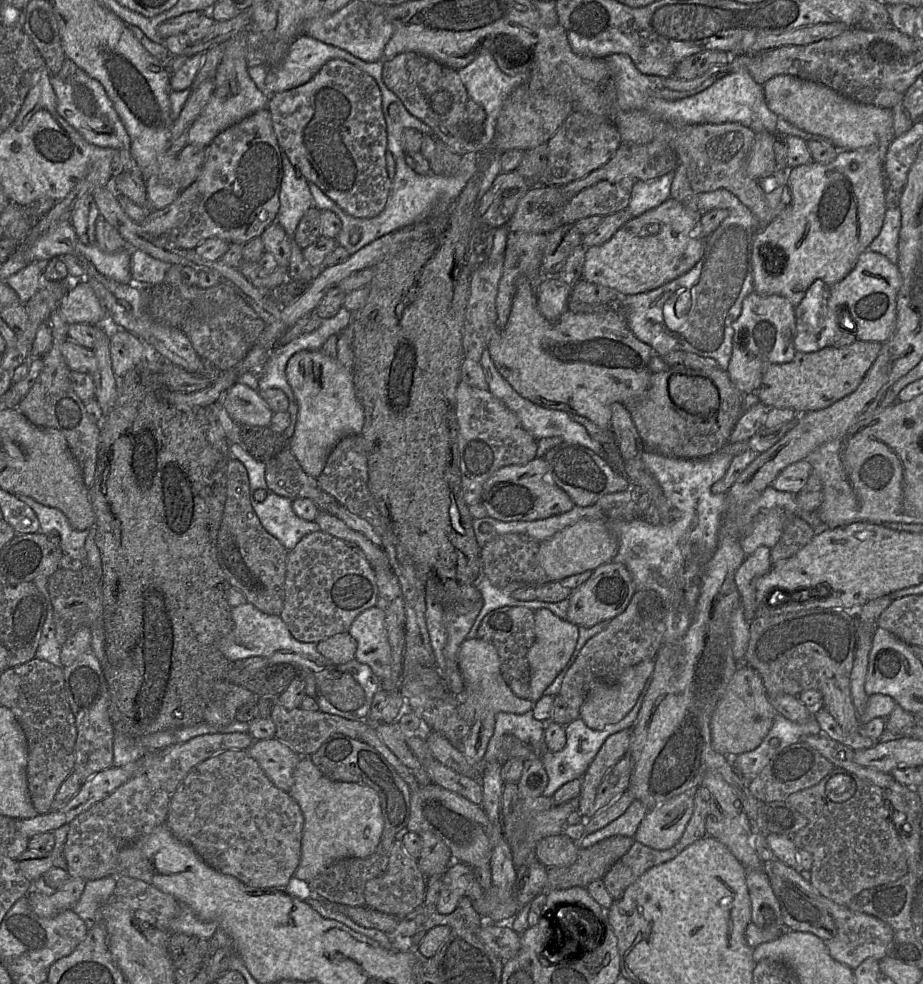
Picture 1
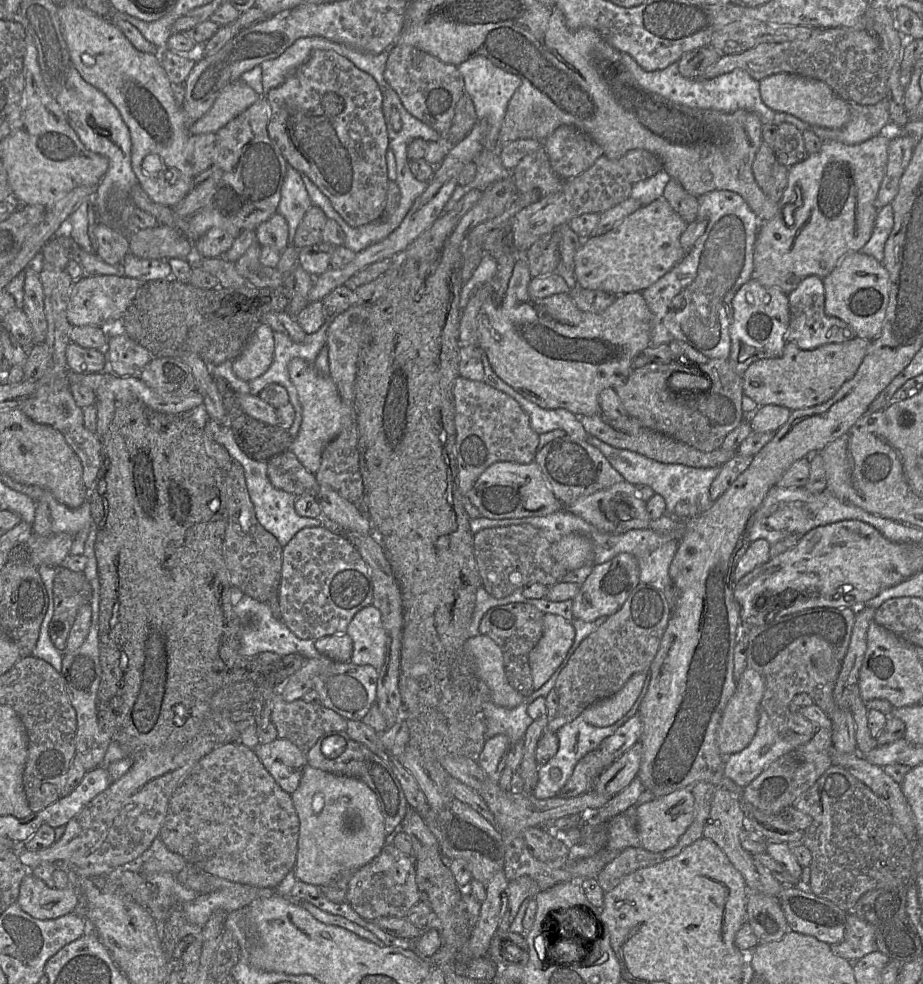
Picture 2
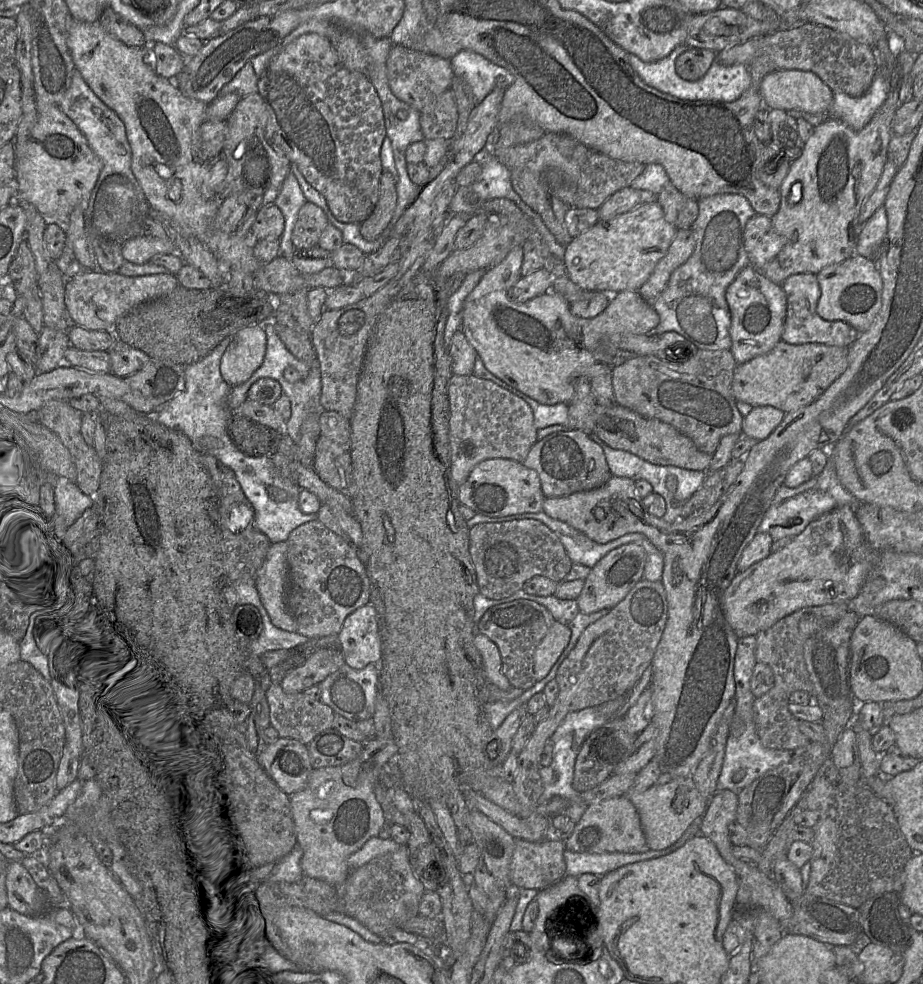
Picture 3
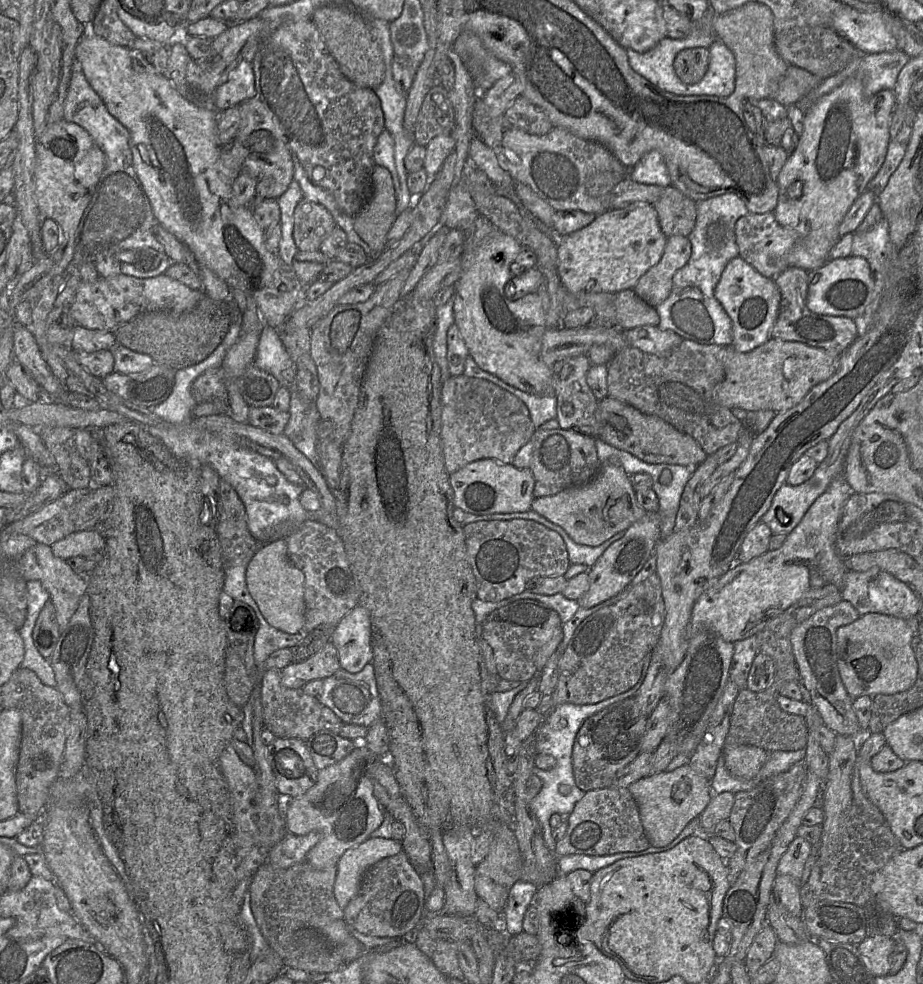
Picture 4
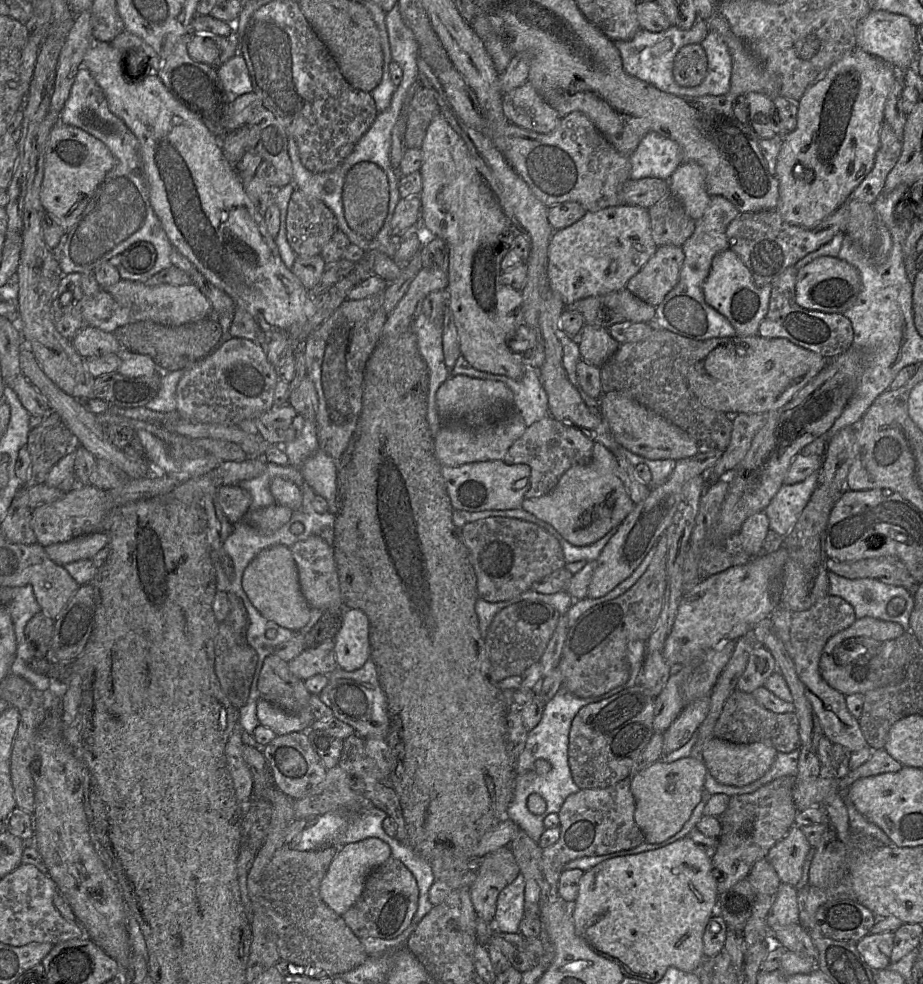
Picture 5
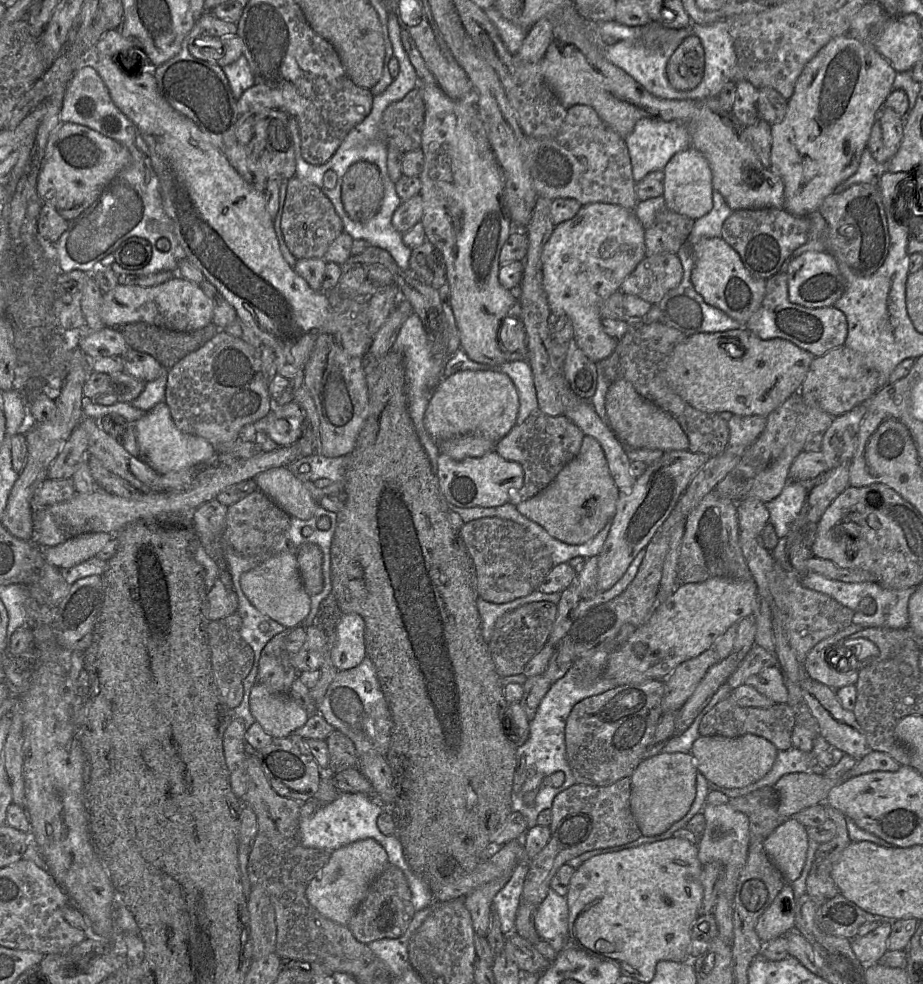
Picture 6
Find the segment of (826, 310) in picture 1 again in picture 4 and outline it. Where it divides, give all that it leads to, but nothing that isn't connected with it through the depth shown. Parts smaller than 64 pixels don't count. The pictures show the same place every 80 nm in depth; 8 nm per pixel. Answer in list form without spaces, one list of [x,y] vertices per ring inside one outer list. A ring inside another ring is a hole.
[[[788,267],[774,278],[780,291],[780,306],[777,319],[771,330],[771,338],[822,348],[838,357],[857,339],[857,329],[853,319],[840,316],[816,314],[807,307],[808,272],[798,267]]]

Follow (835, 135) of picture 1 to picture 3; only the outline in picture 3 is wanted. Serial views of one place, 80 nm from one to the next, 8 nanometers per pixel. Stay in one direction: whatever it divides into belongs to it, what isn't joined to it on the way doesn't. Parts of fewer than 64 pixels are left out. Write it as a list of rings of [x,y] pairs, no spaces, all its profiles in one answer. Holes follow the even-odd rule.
[[[777,70],[769,73],[761,81],[760,94],[762,97],[762,102],[767,109],[781,109],[785,111],[797,110],[812,114],[827,113],[831,116],[830,110],[834,101],[834,93],[824,81],[810,71]]]

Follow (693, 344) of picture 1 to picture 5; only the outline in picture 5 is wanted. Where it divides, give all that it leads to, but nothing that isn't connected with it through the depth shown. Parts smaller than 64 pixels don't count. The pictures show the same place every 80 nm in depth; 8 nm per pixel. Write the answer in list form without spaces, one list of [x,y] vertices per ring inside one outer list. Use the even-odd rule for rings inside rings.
[[[710,196],[708,208],[701,218],[695,220],[694,232],[681,246],[684,252],[684,262],[678,283],[662,302],[655,306],[654,328],[669,330],[675,334],[700,341],[736,335],[729,320],[706,303],[703,283],[709,274],[714,256],[730,248],[726,229],[739,213],[736,207],[725,197]]]

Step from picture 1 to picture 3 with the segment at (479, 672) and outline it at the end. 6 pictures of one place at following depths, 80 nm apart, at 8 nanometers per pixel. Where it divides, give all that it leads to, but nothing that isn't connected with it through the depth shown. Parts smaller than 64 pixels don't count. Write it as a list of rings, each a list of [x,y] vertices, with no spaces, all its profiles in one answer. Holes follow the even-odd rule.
[[[476,632],[474,644],[479,651],[487,680],[502,690],[511,688],[511,684],[502,672],[501,655],[497,645],[487,636]]]

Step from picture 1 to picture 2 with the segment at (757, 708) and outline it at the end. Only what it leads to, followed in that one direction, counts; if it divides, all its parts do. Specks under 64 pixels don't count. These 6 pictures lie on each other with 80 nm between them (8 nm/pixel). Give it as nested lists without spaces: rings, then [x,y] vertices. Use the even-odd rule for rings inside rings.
[[[747,667],[737,681],[736,690],[722,713],[718,727],[717,744],[724,756],[742,751],[752,741],[757,731],[764,692],[765,681],[763,676],[758,671]]]

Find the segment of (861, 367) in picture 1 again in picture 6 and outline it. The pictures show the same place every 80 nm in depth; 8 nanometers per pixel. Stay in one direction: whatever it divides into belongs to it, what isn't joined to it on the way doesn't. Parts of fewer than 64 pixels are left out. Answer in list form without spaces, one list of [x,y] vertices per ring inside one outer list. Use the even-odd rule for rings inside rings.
[[[744,327],[698,333],[687,336],[673,349],[666,363],[666,380],[699,411],[766,417],[798,391],[814,358],[787,340],[762,340]]]

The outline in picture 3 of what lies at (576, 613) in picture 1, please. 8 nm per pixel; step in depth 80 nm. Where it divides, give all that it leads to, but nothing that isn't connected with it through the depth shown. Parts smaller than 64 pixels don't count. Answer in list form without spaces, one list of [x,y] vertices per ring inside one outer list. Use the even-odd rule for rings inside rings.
[[[636,543],[622,545],[608,552],[591,568],[591,572],[585,580],[584,588],[576,599],[579,611],[584,614],[592,614],[616,606],[635,584],[643,579],[646,559],[645,549]]]

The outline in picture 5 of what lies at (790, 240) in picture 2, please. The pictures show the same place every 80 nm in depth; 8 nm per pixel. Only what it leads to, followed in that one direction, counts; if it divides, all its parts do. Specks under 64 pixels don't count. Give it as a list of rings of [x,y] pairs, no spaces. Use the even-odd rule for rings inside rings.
[[[856,47],[807,88],[797,102],[797,126],[782,136],[777,156],[775,177],[779,182],[779,198],[775,210],[784,221],[813,228],[850,199],[851,193],[874,166],[876,153],[880,149],[884,107],[895,81],[893,65]]]

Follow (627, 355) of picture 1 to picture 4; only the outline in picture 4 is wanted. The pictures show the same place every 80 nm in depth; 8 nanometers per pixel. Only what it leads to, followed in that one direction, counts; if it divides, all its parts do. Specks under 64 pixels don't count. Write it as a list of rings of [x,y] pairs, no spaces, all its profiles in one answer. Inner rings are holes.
[[[464,177],[449,192],[447,202],[440,219],[440,225],[457,229],[464,233],[465,242],[461,258],[462,271],[454,284],[454,317],[460,336],[469,351],[469,356],[484,371],[495,375],[507,384],[536,396],[554,396],[551,369],[540,358],[542,337],[546,332],[546,310],[549,296],[543,287],[536,293],[520,299],[511,300],[505,295],[505,286],[513,277],[510,266],[520,251],[520,242],[500,230],[491,233],[479,246],[472,248],[476,221],[480,214],[464,182]],[[632,289],[616,293],[615,306],[616,327],[622,330],[659,324],[655,308],[645,303]]]

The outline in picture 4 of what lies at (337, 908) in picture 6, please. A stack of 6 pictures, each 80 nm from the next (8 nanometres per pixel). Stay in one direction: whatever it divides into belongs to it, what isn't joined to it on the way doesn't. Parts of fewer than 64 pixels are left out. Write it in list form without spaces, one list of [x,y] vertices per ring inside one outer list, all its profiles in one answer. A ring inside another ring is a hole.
[[[369,837],[360,845],[346,850],[337,862],[337,873],[334,882],[334,896],[343,910],[358,893],[365,871],[379,860],[398,854],[403,850],[402,844],[393,839]]]

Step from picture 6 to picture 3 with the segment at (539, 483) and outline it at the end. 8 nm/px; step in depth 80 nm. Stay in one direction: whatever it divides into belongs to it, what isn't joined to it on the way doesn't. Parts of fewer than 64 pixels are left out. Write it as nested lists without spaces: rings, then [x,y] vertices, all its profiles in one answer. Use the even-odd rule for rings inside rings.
[[[567,429],[538,439],[522,463],[535,470],[546,498],[562,497],[603,486],[613,475],[602,448],[581,430]]]

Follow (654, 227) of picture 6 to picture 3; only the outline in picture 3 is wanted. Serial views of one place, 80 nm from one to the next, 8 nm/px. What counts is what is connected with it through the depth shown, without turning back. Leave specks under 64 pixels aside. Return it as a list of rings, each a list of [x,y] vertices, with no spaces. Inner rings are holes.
[[[671,182],[658,194],[657,203],[666,221],[677,230],[690,228],[698,216],[698,201],[682,194]]]

